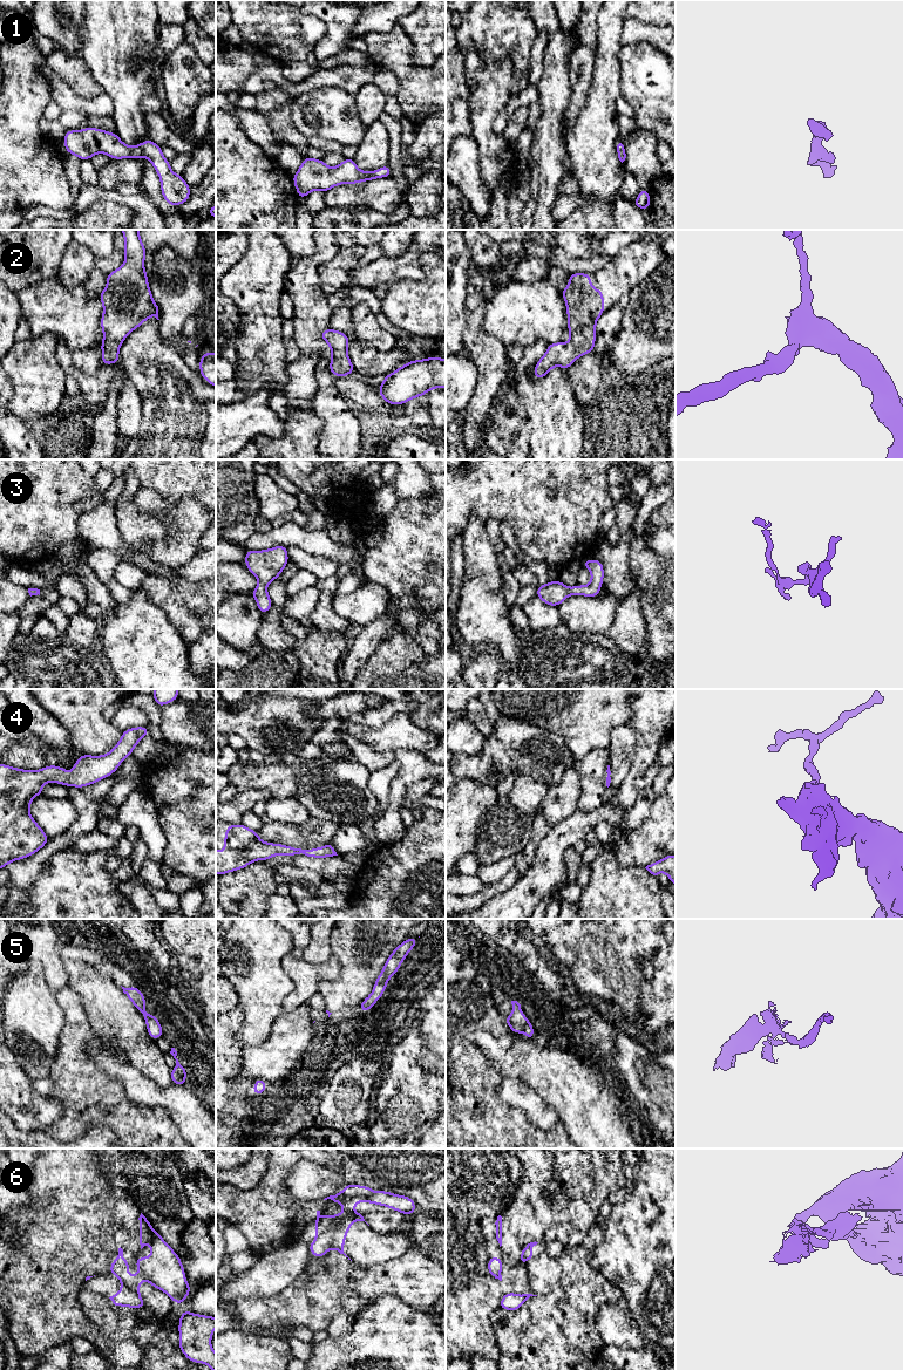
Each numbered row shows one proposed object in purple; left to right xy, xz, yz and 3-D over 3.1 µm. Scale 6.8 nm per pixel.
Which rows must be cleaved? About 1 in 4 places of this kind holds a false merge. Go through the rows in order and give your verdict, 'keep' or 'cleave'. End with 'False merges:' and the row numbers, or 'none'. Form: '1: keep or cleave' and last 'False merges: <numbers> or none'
1: keep
2: keep
3: keep
4: keep
5: keep
6: cleave
False merges: 6

